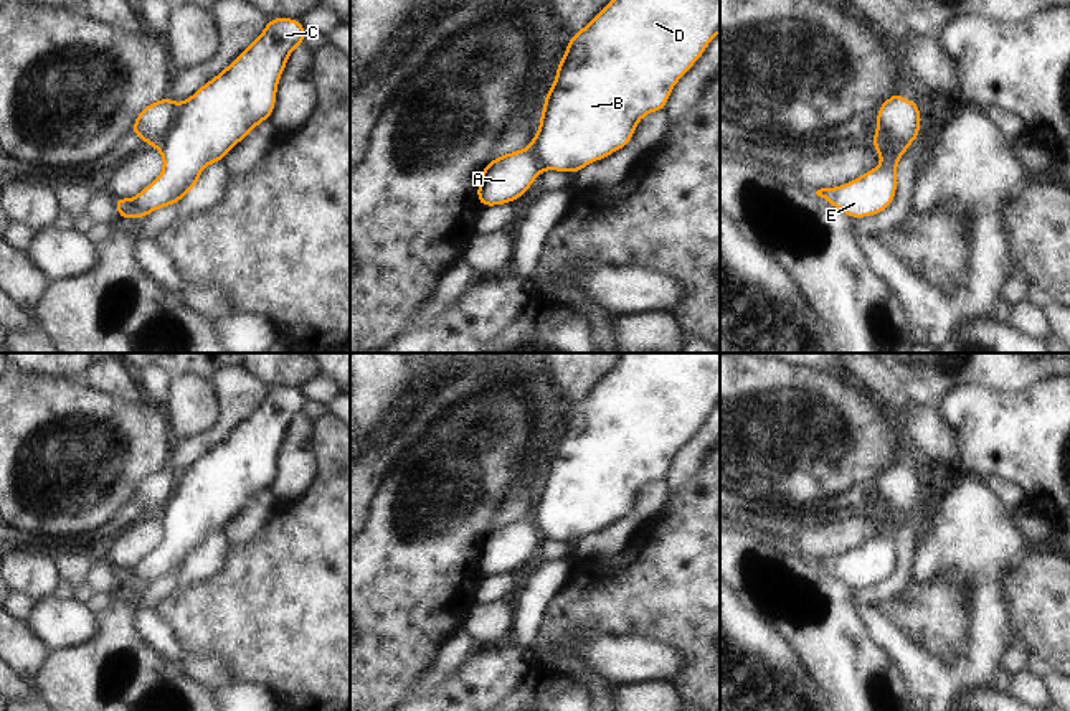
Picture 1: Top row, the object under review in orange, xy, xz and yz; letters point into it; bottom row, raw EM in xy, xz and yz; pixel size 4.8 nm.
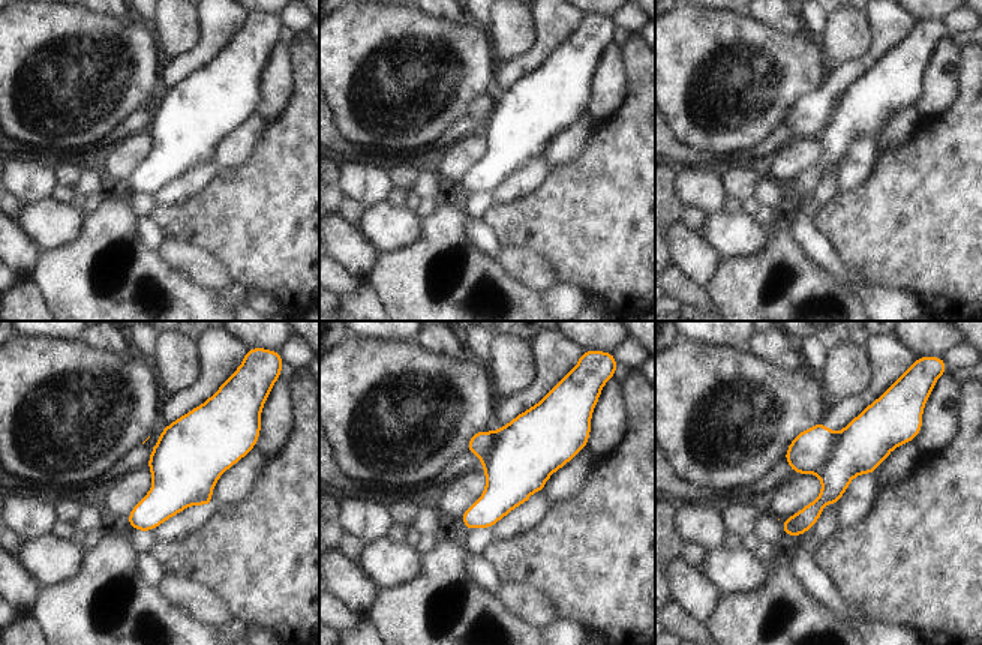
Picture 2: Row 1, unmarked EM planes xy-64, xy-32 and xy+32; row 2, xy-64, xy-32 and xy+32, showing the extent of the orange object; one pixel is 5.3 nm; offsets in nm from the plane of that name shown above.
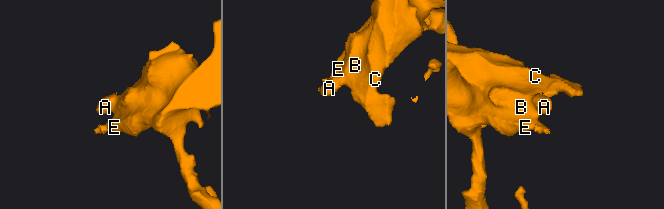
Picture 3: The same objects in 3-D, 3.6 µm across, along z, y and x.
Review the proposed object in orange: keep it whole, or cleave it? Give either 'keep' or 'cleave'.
cleave

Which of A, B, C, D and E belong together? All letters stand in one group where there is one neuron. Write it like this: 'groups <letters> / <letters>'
groups A / B C D E

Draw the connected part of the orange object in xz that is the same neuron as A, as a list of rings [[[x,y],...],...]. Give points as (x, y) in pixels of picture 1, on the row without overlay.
[[[530,518],[500,525],[482,539],[477,571],[481,576],[512,572],[532,556],[540,541],[542,536]]]

